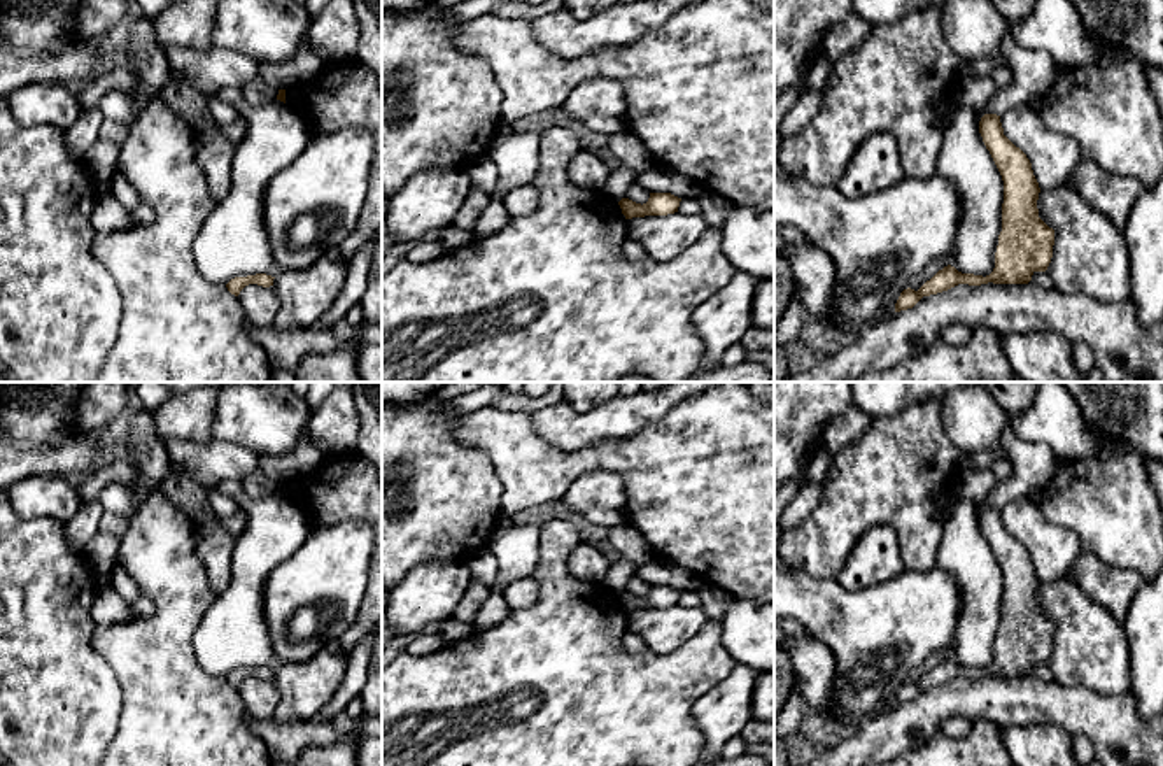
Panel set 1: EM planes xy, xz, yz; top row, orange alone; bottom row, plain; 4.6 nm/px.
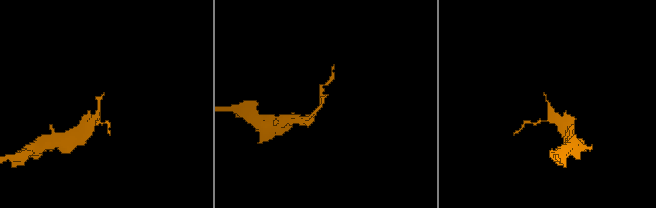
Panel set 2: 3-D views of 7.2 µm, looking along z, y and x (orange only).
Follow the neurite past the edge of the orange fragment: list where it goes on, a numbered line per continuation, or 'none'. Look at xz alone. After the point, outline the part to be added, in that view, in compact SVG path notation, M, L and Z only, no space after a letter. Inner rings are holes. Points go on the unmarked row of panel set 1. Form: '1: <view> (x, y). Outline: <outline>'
none

